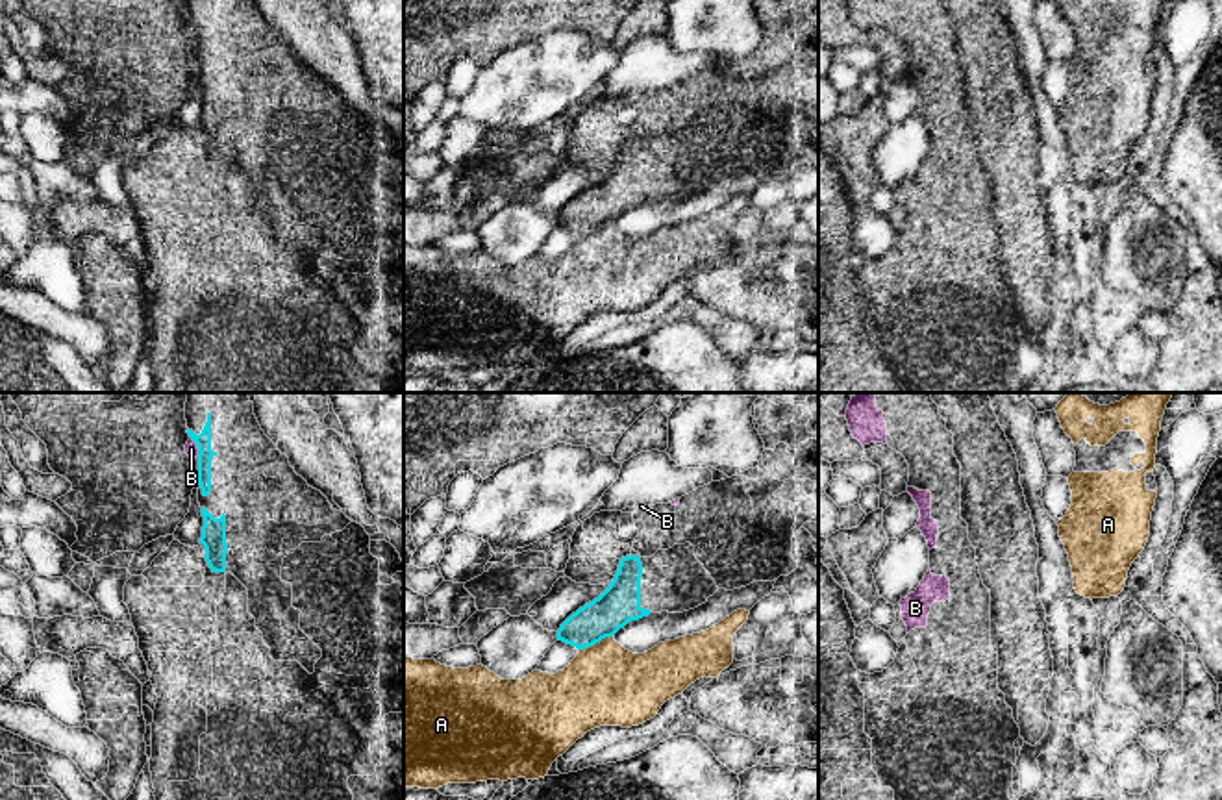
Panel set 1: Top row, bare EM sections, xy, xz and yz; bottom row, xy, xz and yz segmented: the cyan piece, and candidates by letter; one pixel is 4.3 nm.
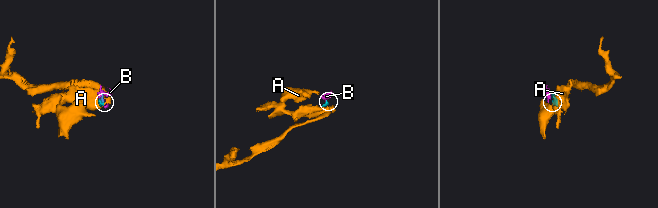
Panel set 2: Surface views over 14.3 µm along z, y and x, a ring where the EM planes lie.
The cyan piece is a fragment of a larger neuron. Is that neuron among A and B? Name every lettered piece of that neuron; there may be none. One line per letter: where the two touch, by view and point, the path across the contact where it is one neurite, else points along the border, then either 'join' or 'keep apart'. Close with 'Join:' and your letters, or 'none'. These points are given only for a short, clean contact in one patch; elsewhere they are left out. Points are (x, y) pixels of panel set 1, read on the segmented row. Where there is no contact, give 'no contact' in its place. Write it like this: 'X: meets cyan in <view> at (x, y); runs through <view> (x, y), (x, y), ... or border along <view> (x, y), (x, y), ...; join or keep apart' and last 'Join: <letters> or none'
A: meets cyan in xz at (595, 643); border along xz (611, 636), (580, 650); keep apart
B: meets cyan in xy at (197, 445); border along xy (191, 437), (199, 450); keep apart
Join: none

